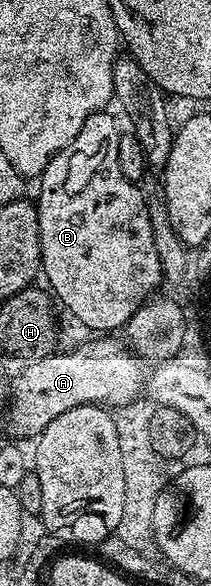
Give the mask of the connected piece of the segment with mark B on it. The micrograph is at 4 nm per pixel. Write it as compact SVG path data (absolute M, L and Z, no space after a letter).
M94 112L85 118L85 126L81 126L77 138L51 159L37 180L42 275L47 275L54 299L95 334L111 334L116 331L114 328L122 329L134 312L152 298L159 280L164 279L157 246L153 246L153 226L149 222L144 189L121 174L121 162L117 162L121 129L109 113Z

